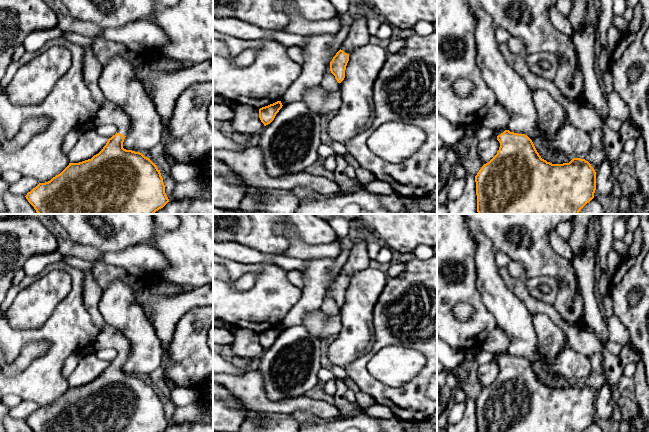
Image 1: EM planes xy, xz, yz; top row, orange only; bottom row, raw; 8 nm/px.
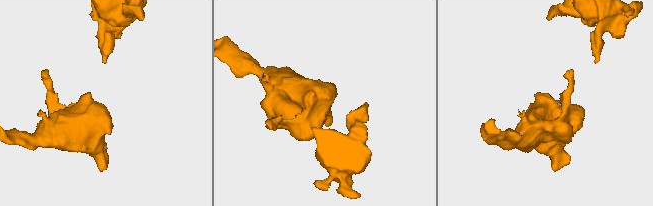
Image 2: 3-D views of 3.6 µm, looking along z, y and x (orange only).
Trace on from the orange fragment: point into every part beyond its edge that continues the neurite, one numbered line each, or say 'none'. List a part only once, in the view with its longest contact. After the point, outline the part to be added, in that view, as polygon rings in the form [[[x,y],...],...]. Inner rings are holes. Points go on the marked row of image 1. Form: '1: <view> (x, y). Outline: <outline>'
1: yz (497, 118). Outline: [[[496,103],[487,112],[486,116],[481,120],[484,127],[489,128],[495,132],[492,138],[497,138],[498,135],[507,130],[510,116],[506,109]]]

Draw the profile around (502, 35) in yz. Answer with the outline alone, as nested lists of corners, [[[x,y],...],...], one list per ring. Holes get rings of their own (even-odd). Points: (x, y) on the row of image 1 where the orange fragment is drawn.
[[[496,26],[496,39],[498,43],[507,42],[510,39],[510,33],[503,27]]]

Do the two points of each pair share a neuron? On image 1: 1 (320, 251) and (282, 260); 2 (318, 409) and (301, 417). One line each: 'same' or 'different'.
1: different
2: different

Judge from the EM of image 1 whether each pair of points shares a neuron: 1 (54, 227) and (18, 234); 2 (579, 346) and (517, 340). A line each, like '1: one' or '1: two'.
1: two
2: two

